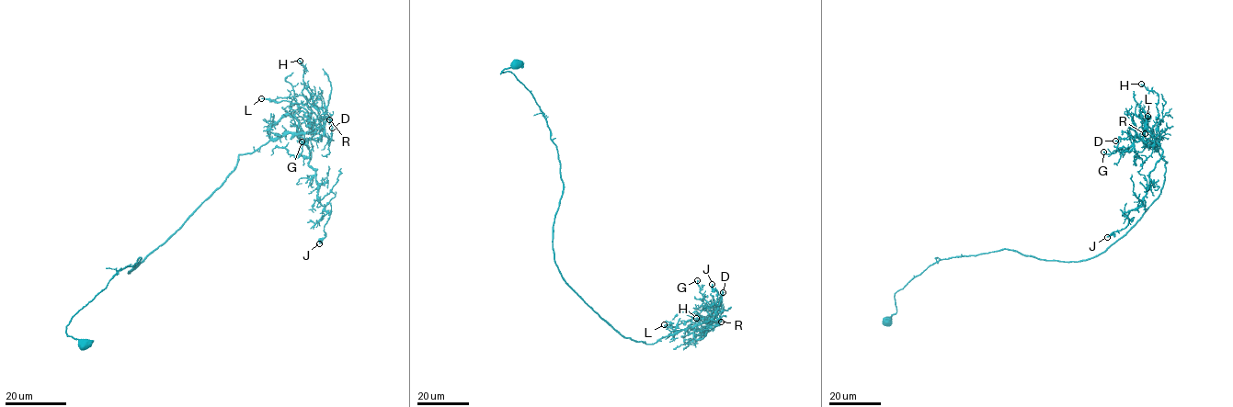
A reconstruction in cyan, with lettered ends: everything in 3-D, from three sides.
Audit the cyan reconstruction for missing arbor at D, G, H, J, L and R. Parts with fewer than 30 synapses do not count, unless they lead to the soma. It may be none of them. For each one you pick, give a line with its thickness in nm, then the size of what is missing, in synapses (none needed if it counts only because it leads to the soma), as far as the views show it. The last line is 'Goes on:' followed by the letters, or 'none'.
Goes on: none

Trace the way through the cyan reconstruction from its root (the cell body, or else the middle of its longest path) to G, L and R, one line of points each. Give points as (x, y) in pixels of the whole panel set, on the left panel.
G: (83, 344), (66, 333), (70, 319), (162, 245), (239, 154), (325, 129), (302, 141)
L: (83, 344), (66, 333), (70, 319), (162, 245), (239, 154), (320, 125), (305, 105), (261, 98)
R: (83, 344), (66, 333), (70, 319), (162, 245), (239, 154), (329, 119)

